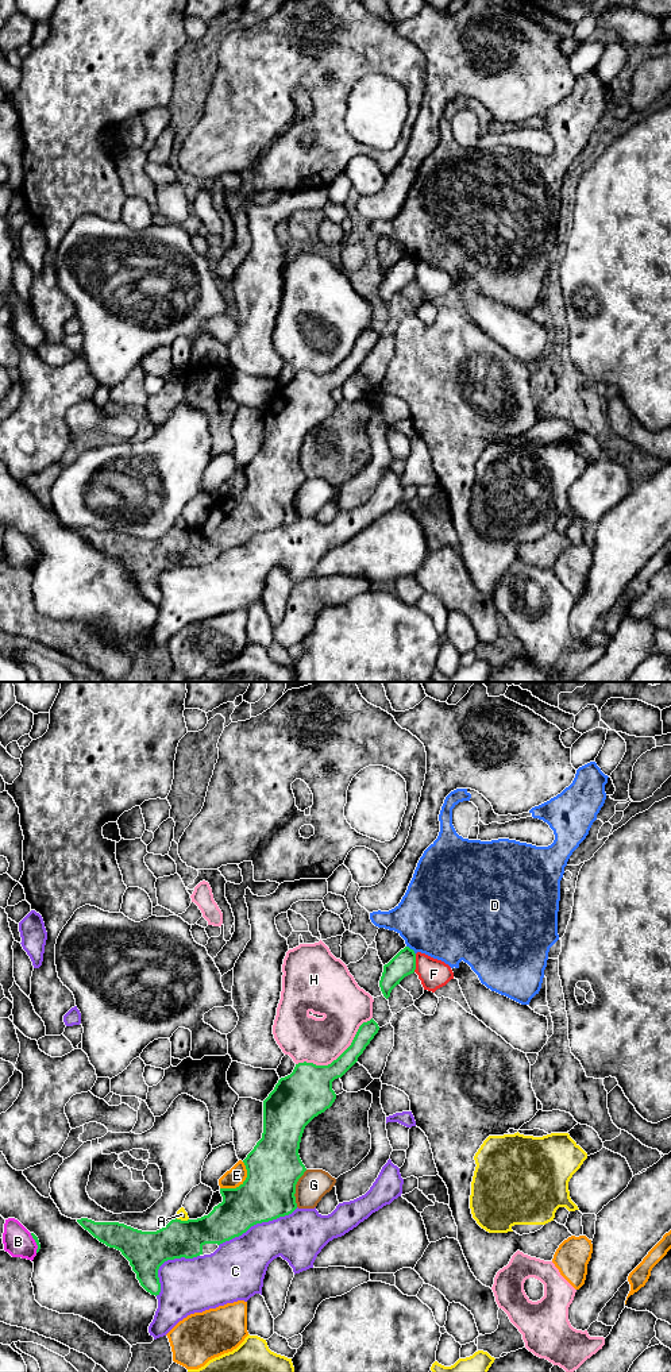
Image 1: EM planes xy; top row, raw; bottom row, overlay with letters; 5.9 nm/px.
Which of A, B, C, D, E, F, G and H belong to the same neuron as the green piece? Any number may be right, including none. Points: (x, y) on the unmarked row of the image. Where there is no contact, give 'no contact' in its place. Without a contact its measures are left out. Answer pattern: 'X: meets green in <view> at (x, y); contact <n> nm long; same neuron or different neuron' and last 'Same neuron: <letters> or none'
A: meets green in xy at (182, 530); contact 80 nm long; different neuron
B: meets green in xy at (35, 550); contact 130 nm long; different neuron
C: meets green in xy at (258, 531); contact 500 nm long; different neuron
D: meets green in xy at (412, 258); contact 80 nm long; different neuron
E: meets green in xy at (240, 493); contact 220 nm long; different neuron
F: meets green in xy at (415, 272); contact 110 nm long; different neuron
G: meets green in xy at (294, 497); contact 240 nm long; different neuron
H: meets green in xy at (339, 365); contact 550 nm long; different neuron
Same neuron: none

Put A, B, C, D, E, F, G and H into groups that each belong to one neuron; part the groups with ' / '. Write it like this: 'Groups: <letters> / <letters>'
Groups: A F / B / C / D / E / G / H

